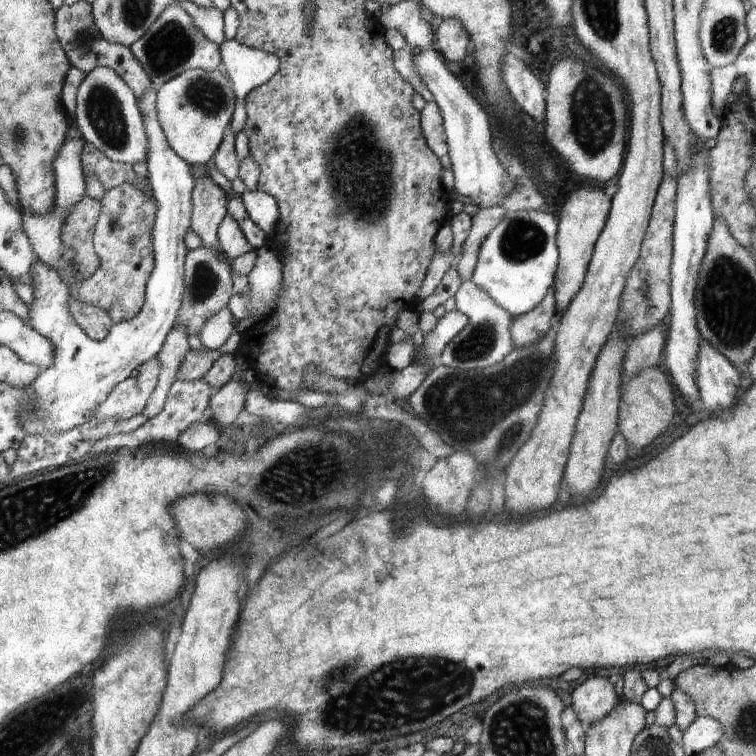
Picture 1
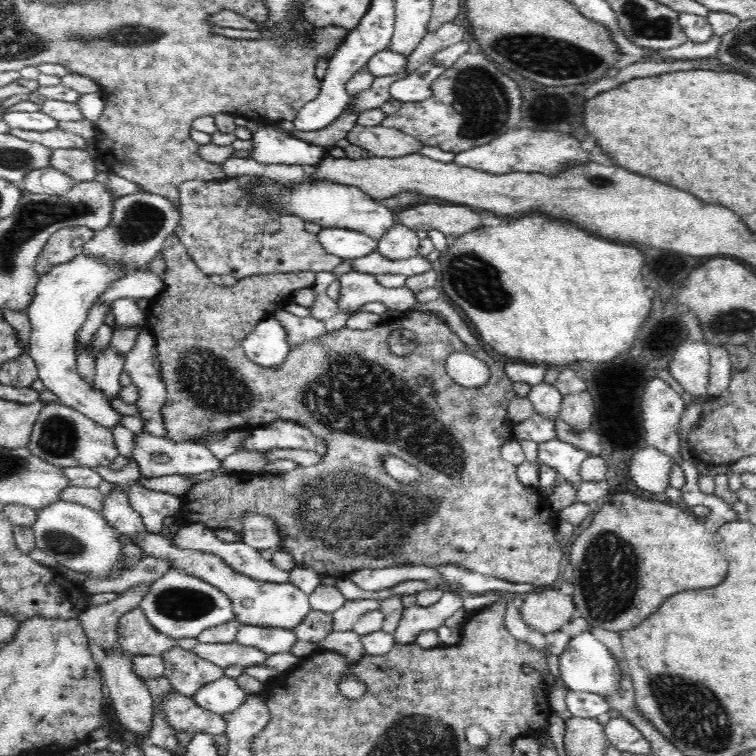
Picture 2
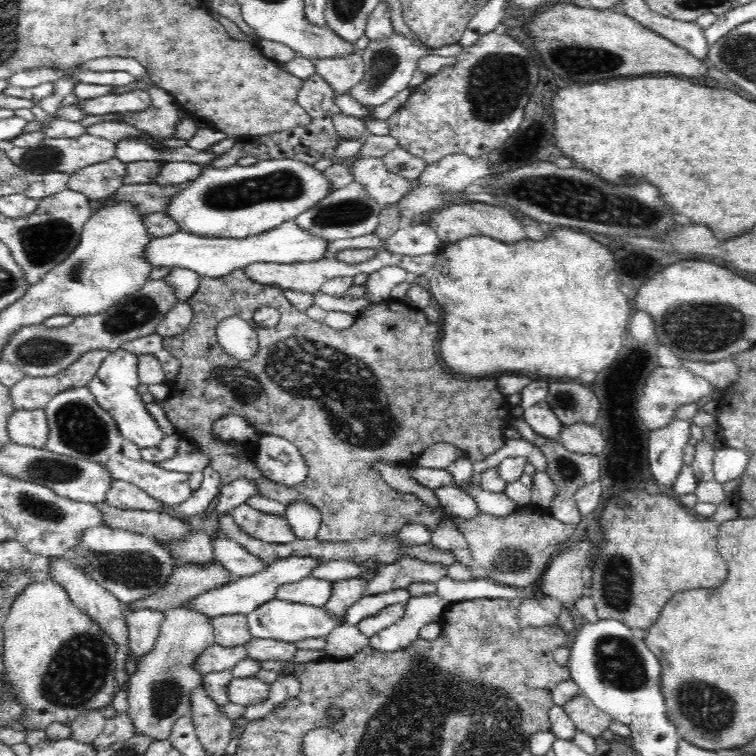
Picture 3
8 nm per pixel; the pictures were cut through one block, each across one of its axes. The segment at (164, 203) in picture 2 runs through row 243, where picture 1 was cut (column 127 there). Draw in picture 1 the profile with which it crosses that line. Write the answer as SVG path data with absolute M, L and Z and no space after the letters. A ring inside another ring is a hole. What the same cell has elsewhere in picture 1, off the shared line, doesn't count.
M96 66L86 73L76 96L74 126L80 130L86 143L96 147L116 163L135 165L148 158L148 138L138 110L137 98L128 84L111 68Z

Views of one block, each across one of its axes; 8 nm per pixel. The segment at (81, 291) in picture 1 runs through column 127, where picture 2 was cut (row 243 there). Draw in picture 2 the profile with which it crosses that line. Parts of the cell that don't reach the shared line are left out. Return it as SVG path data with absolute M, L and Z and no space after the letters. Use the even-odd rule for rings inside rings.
M246 175L242 178L226 178L224 181L203 182L192 180L183 183L180 187L180 226L173 236L185 245L189 256L204 274L230 274L235 279L244 279L252 275L270 274L274 272L329 272L344 258L324 250L316 234L306 231L305 221L302 218L285 214L275 210L270 203L262 205L254 203L253 190L249 185L258 181L255 175Z

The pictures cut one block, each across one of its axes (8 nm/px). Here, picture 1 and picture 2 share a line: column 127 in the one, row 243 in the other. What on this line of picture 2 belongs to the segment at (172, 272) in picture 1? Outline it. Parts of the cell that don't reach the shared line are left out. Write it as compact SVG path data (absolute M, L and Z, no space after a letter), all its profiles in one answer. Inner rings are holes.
M323 228L316 236L324 250L344 259L354 261L378 251L378 239L350 229Z

